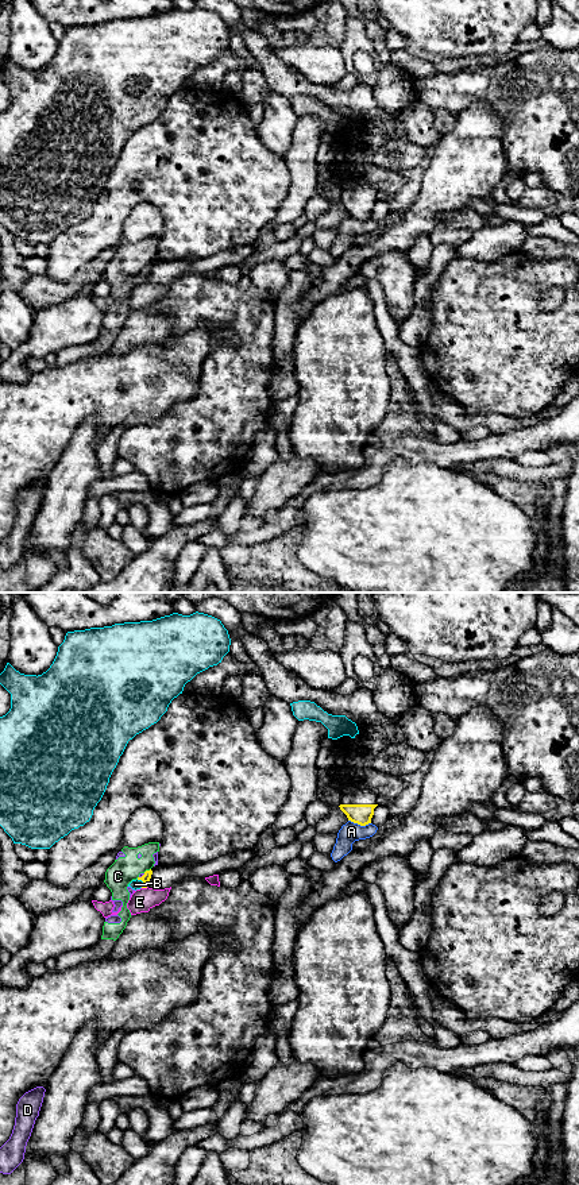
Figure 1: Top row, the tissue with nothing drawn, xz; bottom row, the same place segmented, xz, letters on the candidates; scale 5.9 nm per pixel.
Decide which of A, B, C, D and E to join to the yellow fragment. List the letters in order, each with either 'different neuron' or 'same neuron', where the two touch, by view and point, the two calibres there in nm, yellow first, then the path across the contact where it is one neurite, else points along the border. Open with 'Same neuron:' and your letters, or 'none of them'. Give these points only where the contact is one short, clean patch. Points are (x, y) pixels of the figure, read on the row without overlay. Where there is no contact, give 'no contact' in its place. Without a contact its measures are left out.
Same neuron: B
A: different neuron; contact xz (359, 219); calibres 120 and 120 nm; border xz (348, 215), (361, 220), (370, 219)
B: same neuron; contact xz (142, 276); calibres 50 and 60 nm
C: different neuron; contact xz (146, 266); calibres 50 and 160 nm
D: different neuron; contact xz (143, 270); calibres 50 and 20 nm
E: different neuron; contact xz (145, 282); calibres 50 and 140 nm; border xz (147, 282), (142, 284)

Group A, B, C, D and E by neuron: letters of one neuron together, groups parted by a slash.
A / B / C D / E

